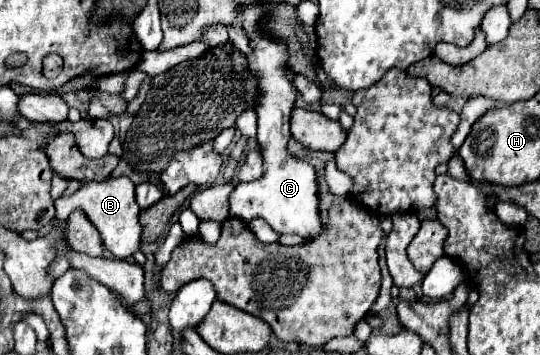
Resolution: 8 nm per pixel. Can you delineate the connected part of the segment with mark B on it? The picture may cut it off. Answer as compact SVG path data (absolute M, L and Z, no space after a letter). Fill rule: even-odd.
M108 177L104 181L88 181L68 199L74 199L76 209L82 209L86 213L92 225L100 231L104 247L112 251L118 259L126 259L138 251L142 237L142 225L138 221L140 207L134 197L134 183L128 177Z

